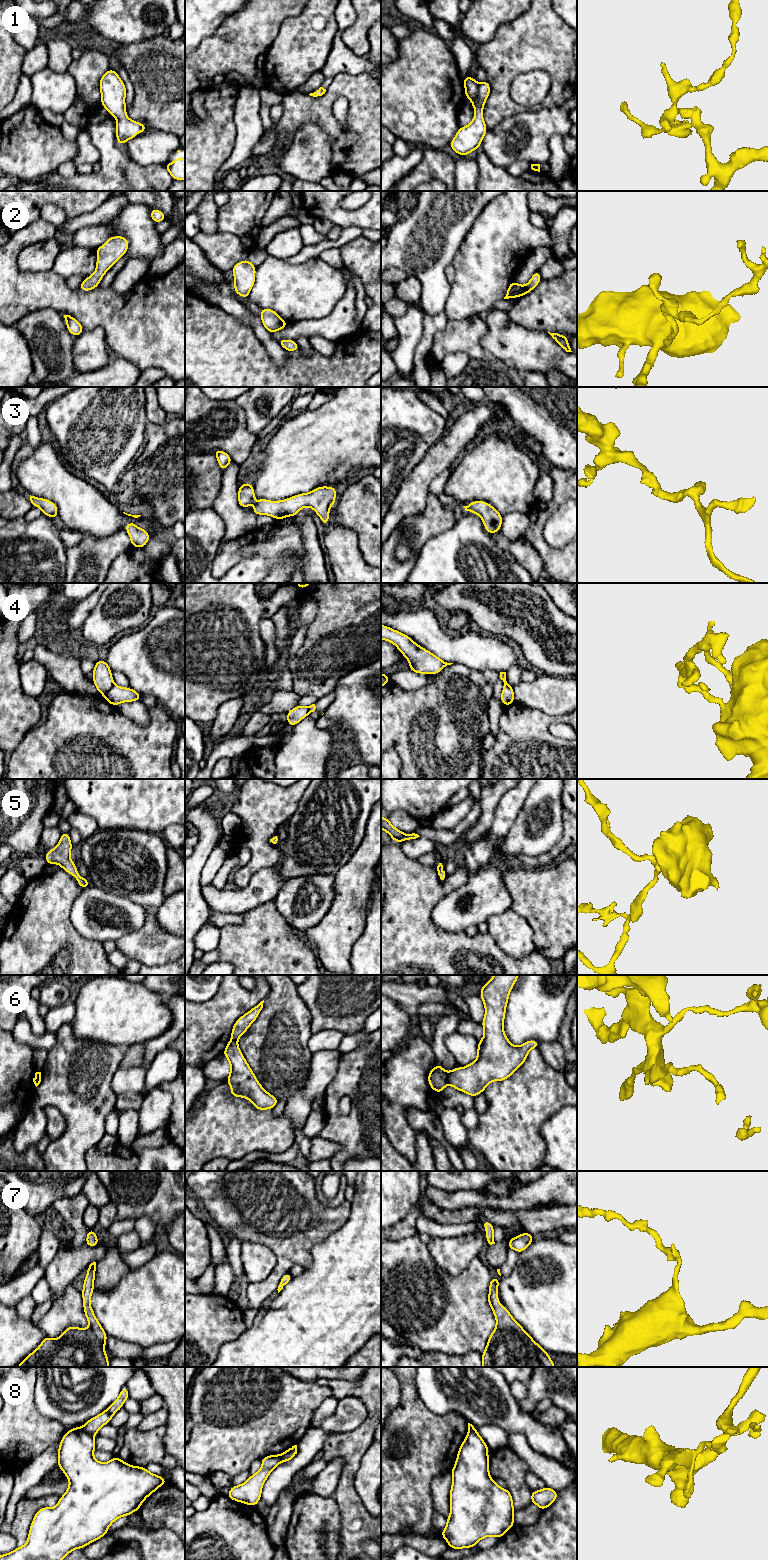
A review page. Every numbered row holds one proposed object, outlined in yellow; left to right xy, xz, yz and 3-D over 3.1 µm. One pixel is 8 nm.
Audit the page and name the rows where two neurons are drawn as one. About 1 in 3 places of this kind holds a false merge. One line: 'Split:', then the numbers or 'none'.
Split: 4, 6, 8

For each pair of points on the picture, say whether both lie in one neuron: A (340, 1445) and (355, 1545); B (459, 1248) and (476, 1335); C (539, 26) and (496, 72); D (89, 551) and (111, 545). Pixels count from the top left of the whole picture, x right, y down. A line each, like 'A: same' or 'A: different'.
A: same
B: different
C: same
D: same

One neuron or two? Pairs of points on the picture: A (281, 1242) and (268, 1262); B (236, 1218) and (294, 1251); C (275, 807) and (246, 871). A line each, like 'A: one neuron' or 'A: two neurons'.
A: two neurons
B: one neuron
C: one neuron

